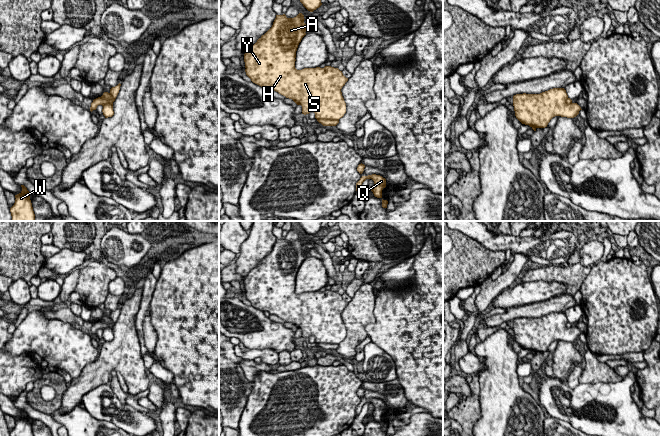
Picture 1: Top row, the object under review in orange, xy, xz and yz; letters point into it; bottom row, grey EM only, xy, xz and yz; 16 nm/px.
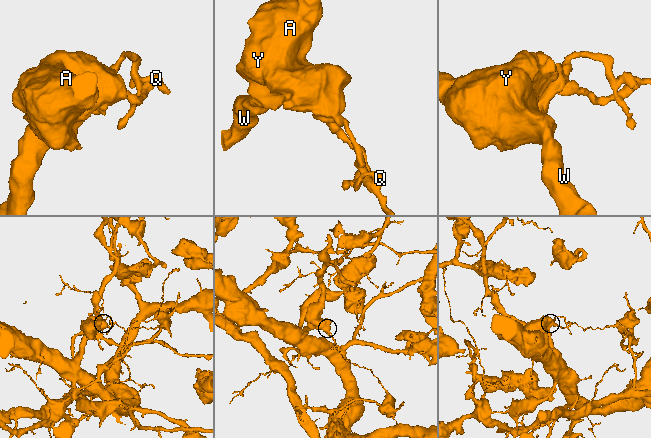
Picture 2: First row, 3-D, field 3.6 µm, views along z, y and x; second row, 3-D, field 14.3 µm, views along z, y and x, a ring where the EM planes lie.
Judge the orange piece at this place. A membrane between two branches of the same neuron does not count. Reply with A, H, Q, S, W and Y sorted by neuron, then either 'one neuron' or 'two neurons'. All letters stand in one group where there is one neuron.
A H S W Y / Q; two neurons

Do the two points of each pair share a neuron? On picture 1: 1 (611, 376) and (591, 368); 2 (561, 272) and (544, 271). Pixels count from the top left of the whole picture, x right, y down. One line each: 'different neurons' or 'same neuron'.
1: same neuron
2: same neuron

